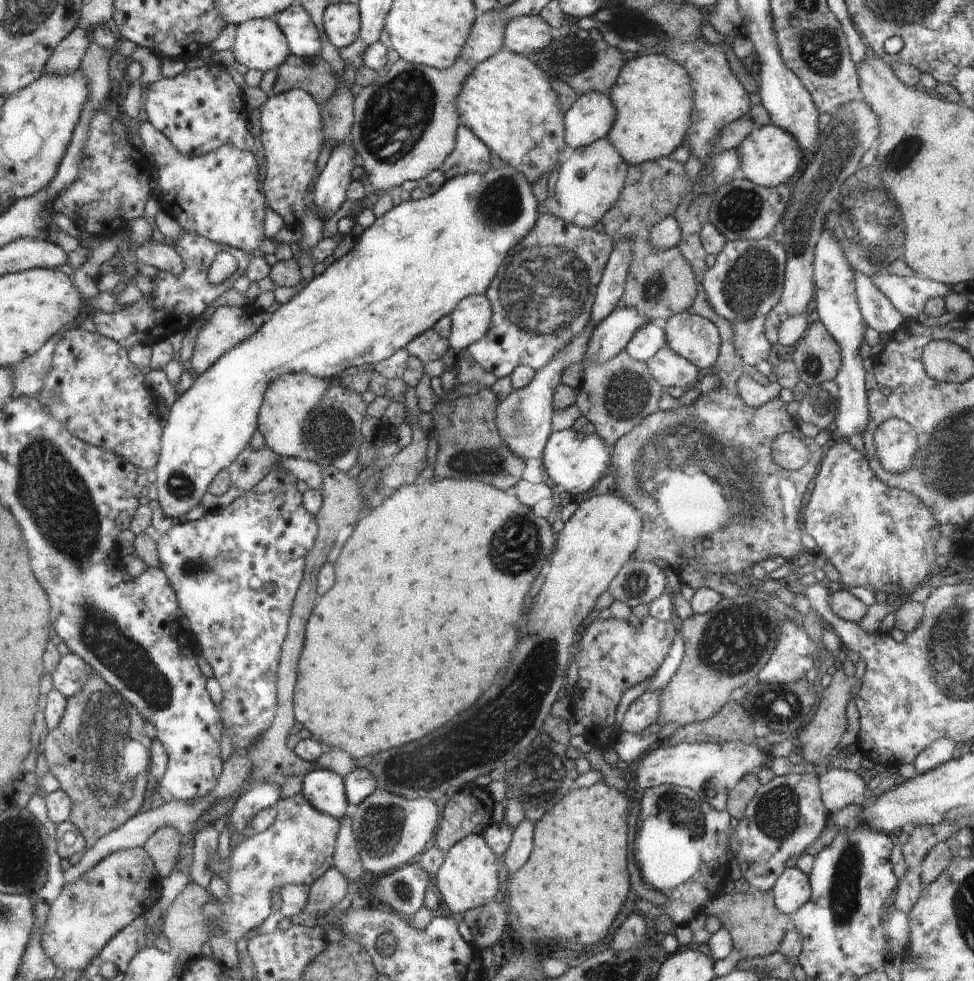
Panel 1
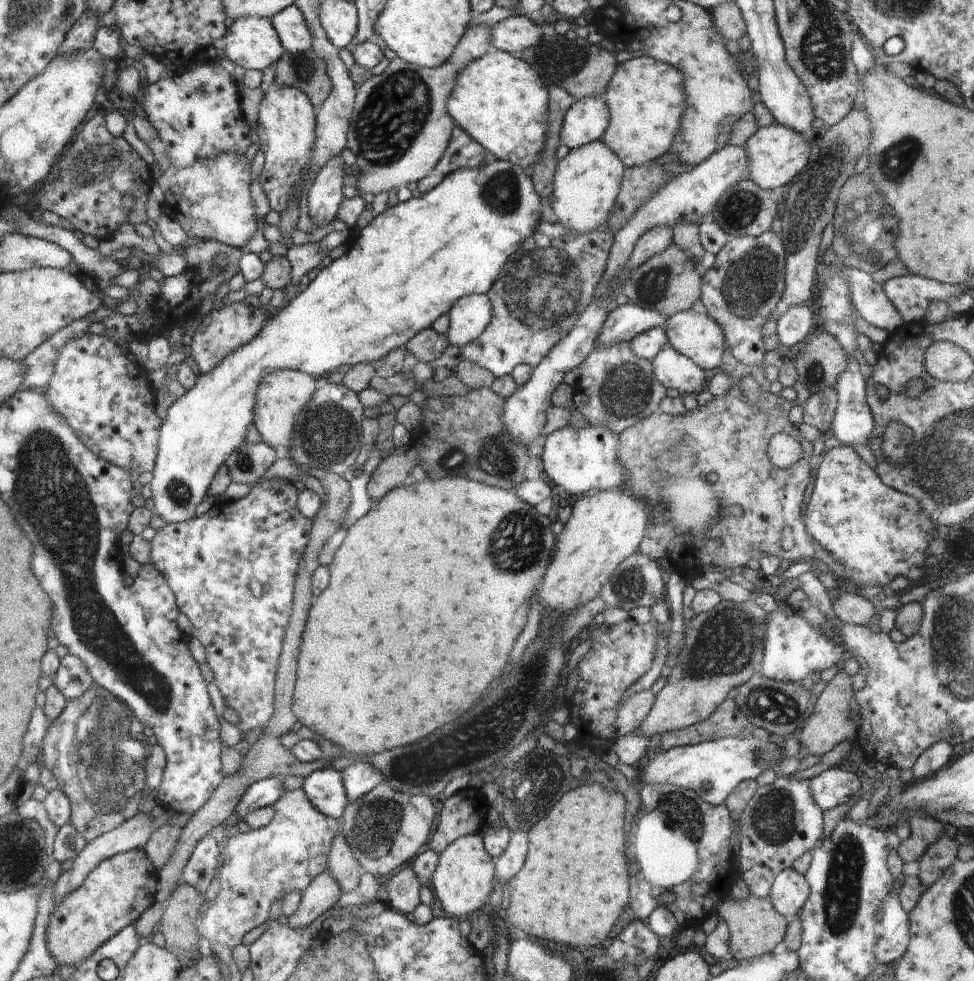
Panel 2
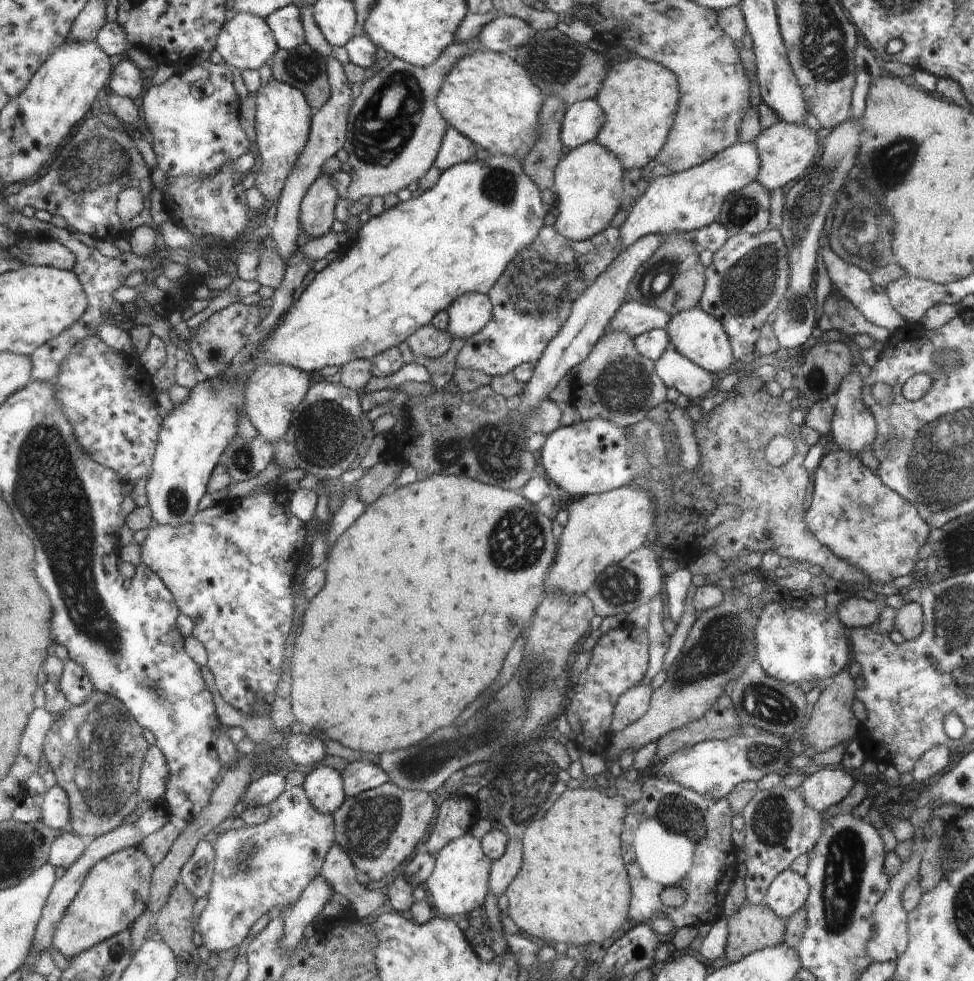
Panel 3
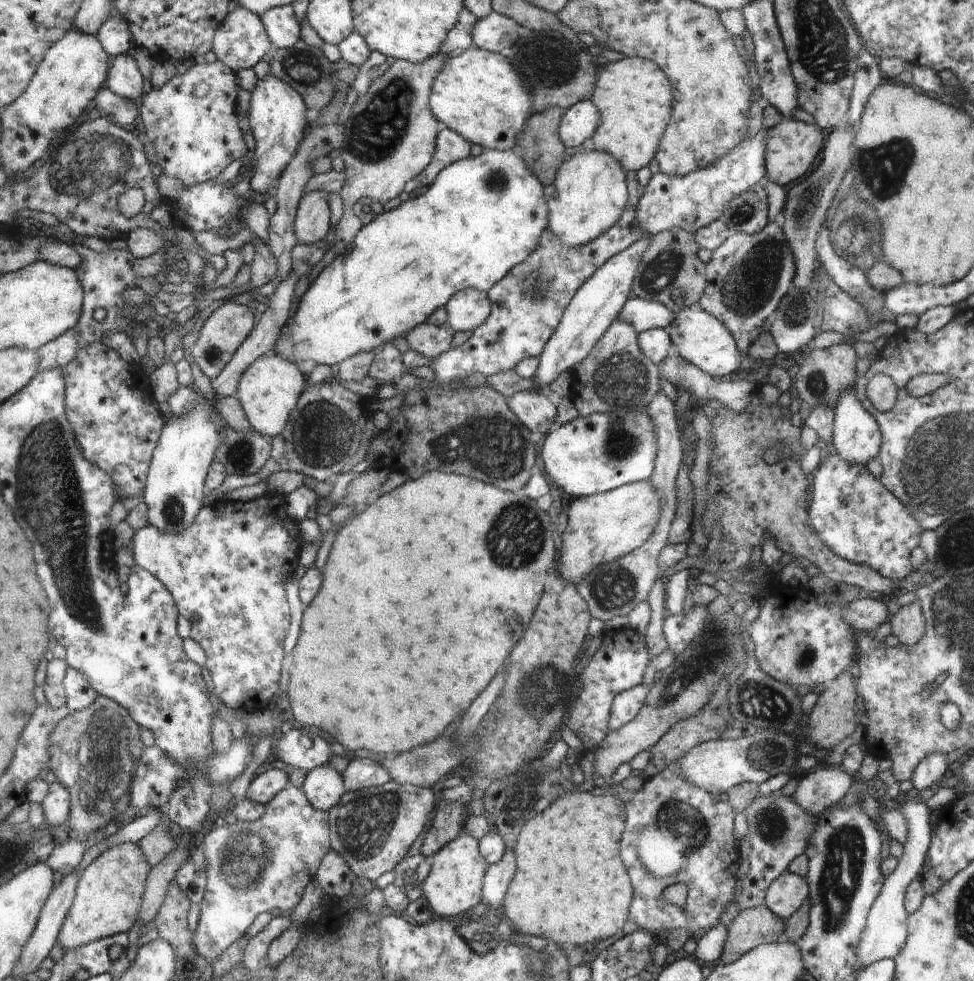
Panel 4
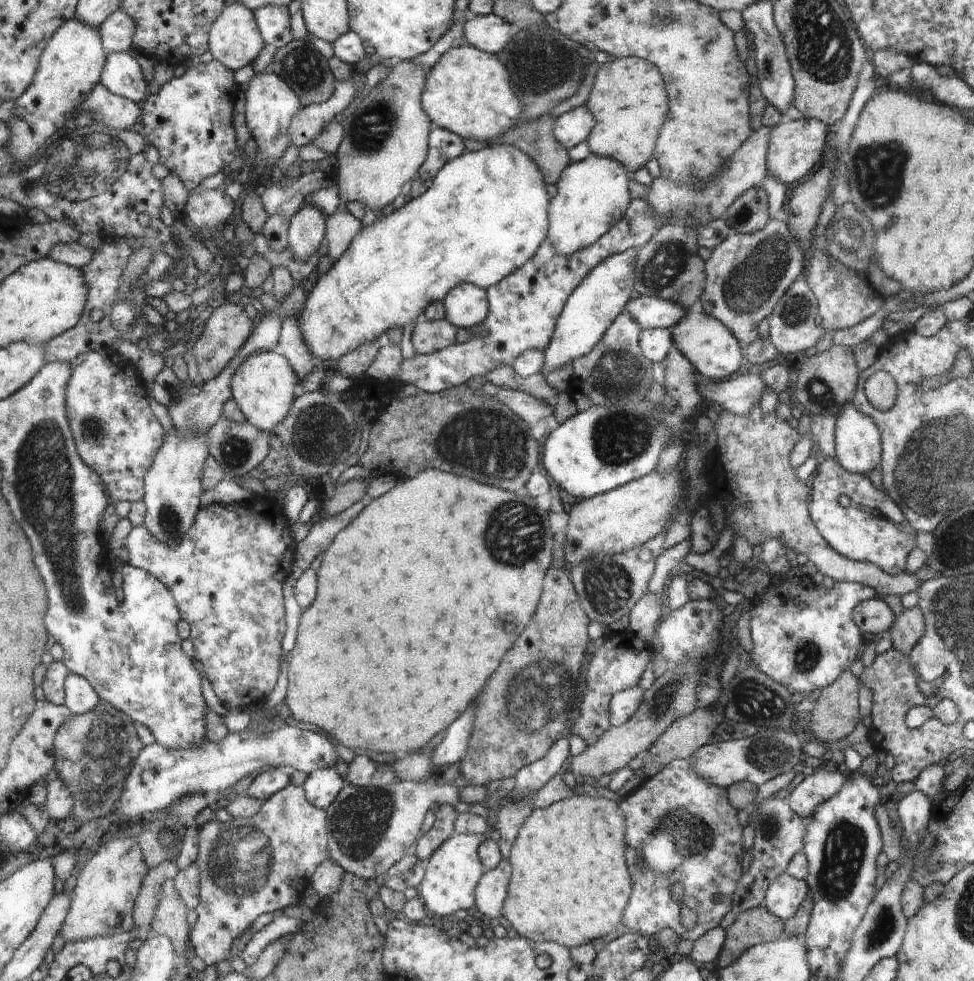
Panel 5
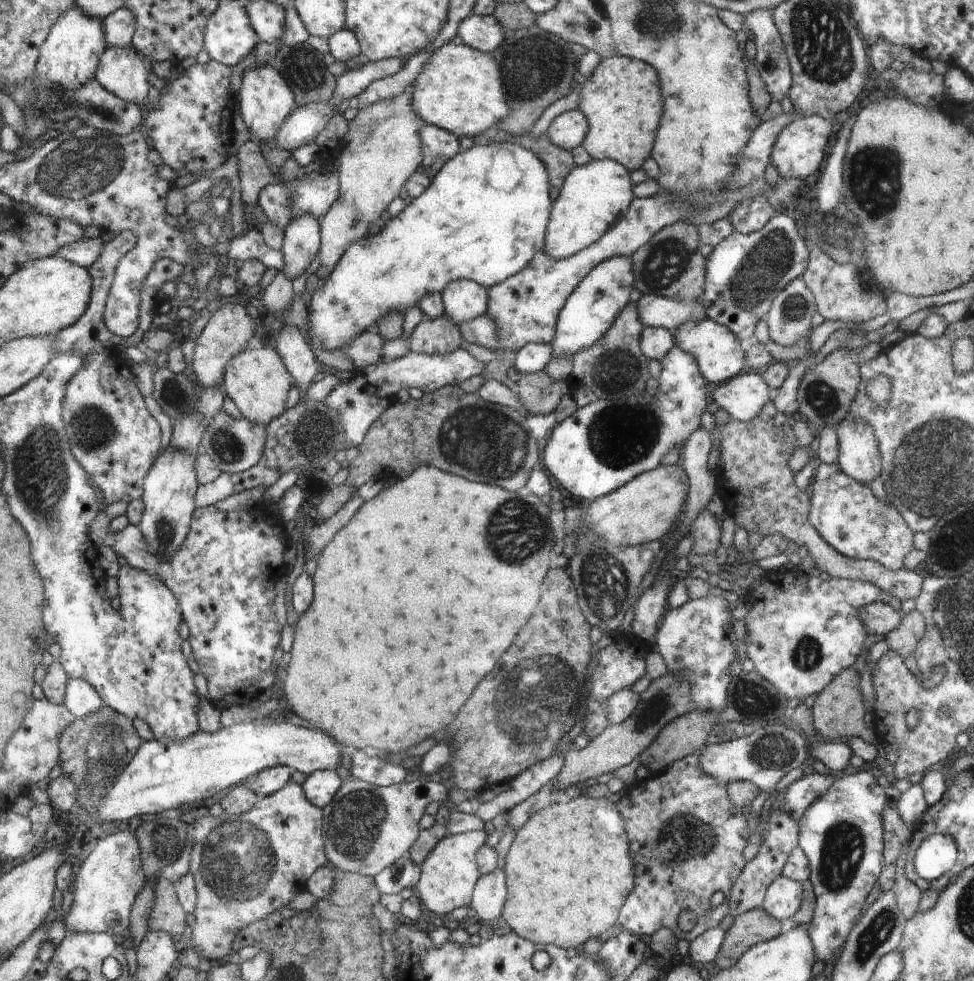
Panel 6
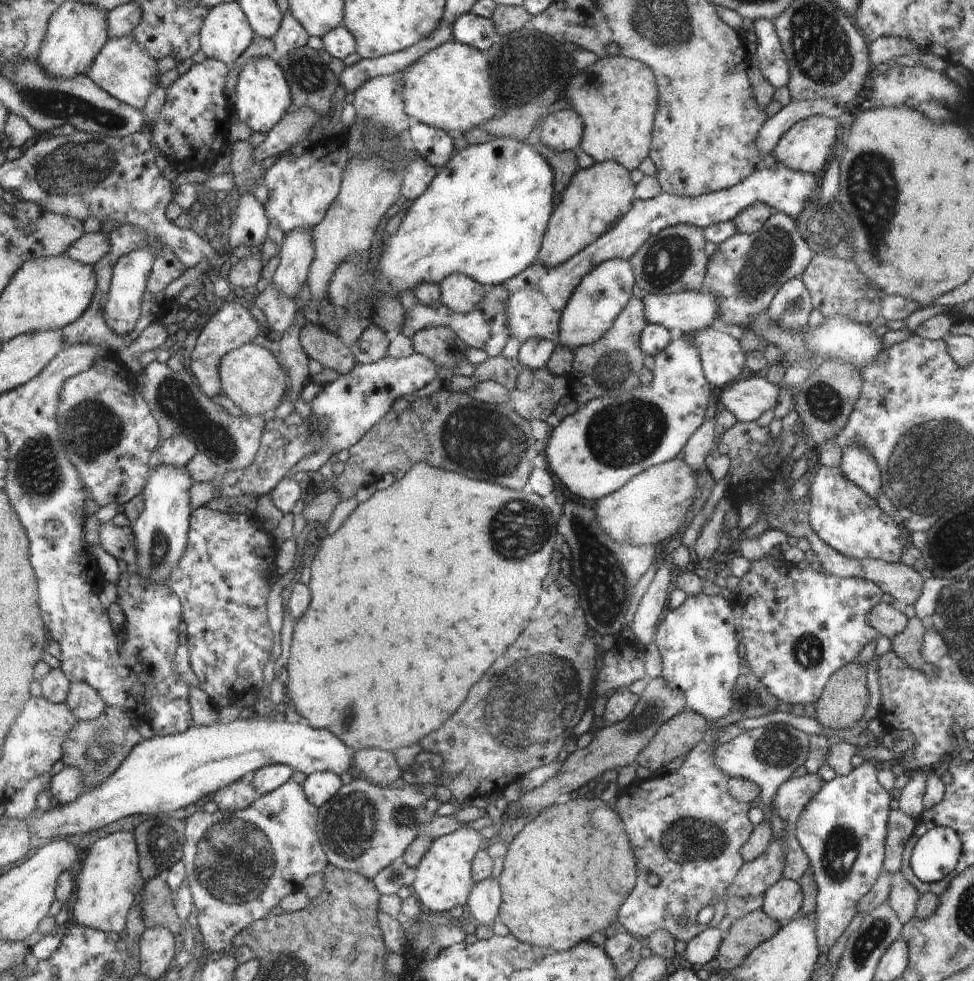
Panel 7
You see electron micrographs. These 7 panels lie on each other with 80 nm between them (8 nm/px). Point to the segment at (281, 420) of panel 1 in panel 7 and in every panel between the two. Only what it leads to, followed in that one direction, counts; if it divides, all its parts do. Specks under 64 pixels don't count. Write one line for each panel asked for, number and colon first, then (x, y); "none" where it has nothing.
2: (281, 396)
3: (273, 392)
4: (268, 391)
5: (263, 385)
6: (256, 381)
7: (253, 380)

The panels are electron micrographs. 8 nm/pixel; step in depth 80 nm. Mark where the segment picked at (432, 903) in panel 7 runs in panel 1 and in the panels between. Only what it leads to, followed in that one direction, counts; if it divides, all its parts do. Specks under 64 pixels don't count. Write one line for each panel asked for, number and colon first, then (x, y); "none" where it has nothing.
1: (470, 864)
2: (463, 878)
3: (458, 884)
4: (454, 884)
5: (454, 870)
6: (447, 876)

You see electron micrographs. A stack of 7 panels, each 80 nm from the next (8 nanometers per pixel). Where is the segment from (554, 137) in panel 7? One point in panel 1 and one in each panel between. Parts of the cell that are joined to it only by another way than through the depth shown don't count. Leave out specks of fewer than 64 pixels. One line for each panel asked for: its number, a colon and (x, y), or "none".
1: (592, 116)
2: (586, 121)
3: (582, 122)
4: (577, 125)
5: (573, 127)
6: (567, 131)

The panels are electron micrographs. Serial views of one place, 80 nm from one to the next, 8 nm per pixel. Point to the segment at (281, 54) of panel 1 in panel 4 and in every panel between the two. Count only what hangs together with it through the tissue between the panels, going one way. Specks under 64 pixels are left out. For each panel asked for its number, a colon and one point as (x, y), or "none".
2: (252, 42)
3: (247, 42)
4: (242, 42)

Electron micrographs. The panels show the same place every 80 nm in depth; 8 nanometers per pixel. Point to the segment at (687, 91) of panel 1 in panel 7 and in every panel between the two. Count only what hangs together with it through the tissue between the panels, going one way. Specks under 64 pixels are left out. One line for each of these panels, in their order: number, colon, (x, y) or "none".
2: (646, 97)
3: (640, 98)
4: (635, 98)
5: (628, 100)
6: (622, 99)
7: (617, 97)

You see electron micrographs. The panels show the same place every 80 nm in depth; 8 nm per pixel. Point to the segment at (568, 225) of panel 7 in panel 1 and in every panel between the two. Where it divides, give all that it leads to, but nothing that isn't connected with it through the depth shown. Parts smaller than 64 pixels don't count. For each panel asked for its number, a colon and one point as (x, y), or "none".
1: (591, 179)
2: (586, 183)
3: (589, 181)
4: (590, 189)
5: (592, 195)
6: (594, 196)

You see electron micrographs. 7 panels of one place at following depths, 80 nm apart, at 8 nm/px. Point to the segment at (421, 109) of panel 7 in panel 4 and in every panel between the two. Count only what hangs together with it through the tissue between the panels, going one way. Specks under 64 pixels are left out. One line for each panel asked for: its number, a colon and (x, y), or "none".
4: (479, 94)
5: (468, 91)
6: (460, 89)

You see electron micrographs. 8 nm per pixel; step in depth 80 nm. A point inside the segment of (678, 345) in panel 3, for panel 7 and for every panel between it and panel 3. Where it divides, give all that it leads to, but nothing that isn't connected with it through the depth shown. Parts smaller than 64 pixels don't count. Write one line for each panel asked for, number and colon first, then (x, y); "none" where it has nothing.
4: (699, 337)
5: (710, 347)
6: (717, 351)
7: (722, 359)

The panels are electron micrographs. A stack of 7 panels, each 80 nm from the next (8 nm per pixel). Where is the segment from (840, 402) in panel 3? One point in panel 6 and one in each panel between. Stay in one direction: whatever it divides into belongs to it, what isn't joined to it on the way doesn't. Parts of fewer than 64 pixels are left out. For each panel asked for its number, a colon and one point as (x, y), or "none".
4: (856, 435)
5: (858, 444)
6: (859, 459)

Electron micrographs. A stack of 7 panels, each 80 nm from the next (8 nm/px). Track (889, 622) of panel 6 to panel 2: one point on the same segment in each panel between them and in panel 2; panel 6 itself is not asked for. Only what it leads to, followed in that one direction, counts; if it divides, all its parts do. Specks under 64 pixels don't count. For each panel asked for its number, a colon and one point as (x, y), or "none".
2: (850, 608)
3: (855, 612)
4: (865, 614)
5: (874, 617)

